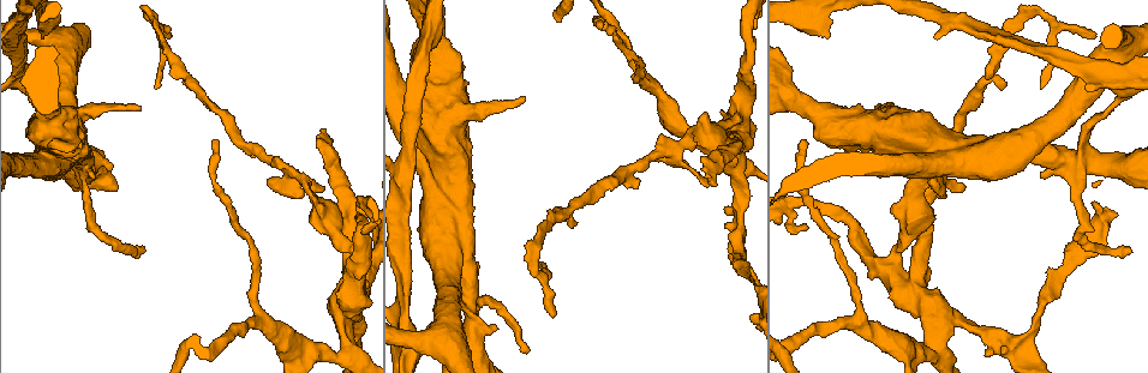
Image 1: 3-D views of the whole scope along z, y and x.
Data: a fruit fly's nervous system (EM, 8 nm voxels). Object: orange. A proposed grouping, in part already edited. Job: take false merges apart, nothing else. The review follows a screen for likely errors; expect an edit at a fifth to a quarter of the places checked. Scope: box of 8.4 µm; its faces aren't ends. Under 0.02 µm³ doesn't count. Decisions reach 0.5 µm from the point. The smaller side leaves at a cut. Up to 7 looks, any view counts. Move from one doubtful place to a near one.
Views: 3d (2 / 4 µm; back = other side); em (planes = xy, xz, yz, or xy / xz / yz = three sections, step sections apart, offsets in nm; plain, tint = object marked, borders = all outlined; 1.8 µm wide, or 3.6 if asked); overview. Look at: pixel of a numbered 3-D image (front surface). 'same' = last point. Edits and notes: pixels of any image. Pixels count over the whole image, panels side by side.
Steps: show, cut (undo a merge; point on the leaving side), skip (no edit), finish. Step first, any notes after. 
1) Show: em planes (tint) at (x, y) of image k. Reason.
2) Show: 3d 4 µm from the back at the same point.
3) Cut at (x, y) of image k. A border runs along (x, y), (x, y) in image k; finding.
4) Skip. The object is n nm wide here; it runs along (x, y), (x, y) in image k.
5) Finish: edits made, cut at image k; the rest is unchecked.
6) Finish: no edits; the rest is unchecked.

Show: em 3.6 µm xz step 16 (tint) at (41, 161) of image 1. Abrupt turn.

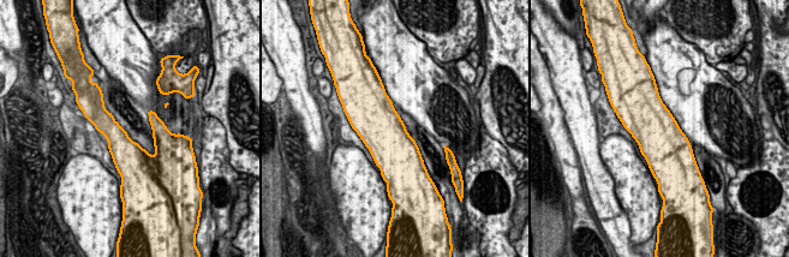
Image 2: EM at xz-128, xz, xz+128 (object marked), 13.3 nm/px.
Show: em 3.6 µm planes (borders) at the same point.

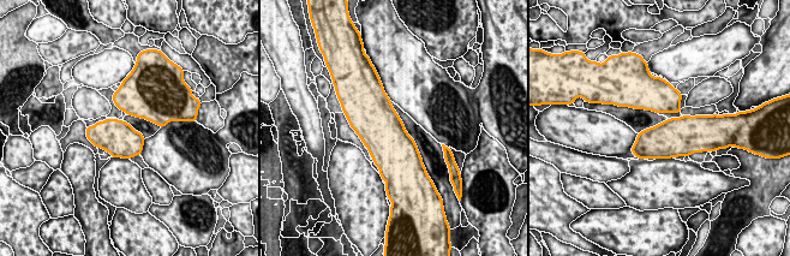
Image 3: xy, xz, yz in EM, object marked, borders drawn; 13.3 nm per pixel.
Skip. All the same neuron.

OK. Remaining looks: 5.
Show: 3d 4 µm from the back at (1078, 168) of image 1. Small branch off a trunk.

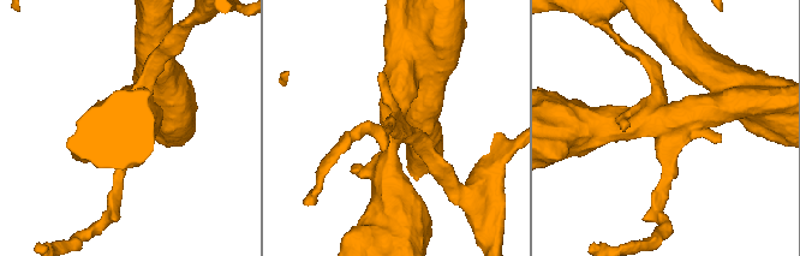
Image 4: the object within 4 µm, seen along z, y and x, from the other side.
Show: em 3.6 µm planes (tint) at (395, 131) of image 4. Now the EM.

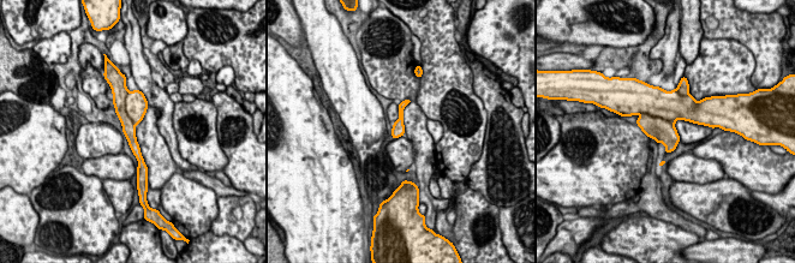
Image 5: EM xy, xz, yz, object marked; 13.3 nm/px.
Cut at (119, 91) of image 5. The object is 170 nm wide here; two neurons meet here.

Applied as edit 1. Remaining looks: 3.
Finish: edits made, cut at image 5; the rest is unchecked.

